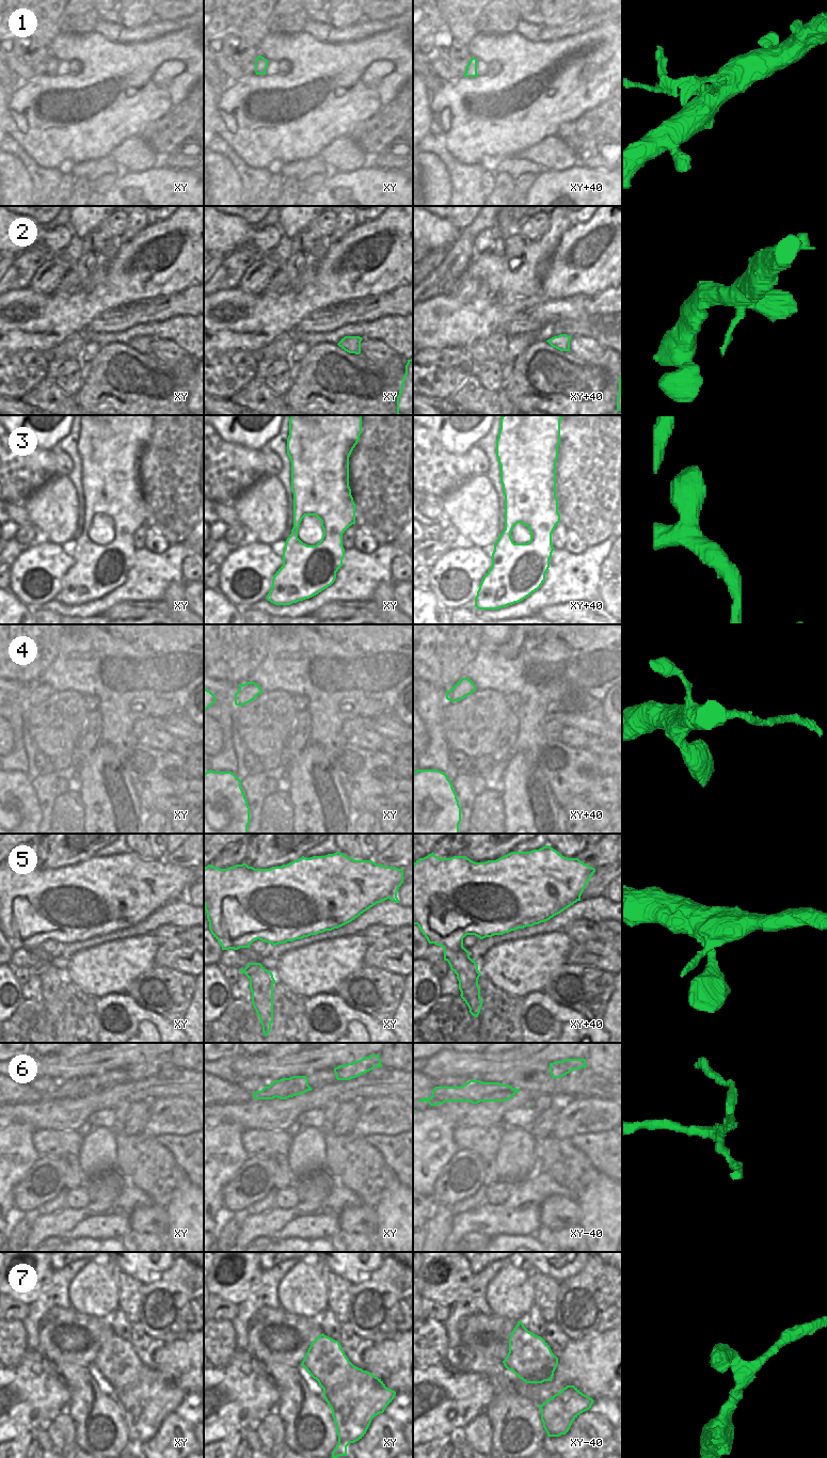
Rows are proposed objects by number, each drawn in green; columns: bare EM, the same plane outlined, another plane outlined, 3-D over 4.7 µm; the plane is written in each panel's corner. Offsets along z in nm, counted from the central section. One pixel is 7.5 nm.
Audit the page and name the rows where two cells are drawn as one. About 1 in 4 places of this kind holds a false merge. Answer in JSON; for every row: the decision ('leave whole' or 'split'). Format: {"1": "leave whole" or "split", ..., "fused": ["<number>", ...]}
{"1": "split", "2": "leave whole", "3": "leave whole", "4": "split", "5": "leave whole", "6": "split", "7": "leave whole", "fused": ["1", "4", "6"]}

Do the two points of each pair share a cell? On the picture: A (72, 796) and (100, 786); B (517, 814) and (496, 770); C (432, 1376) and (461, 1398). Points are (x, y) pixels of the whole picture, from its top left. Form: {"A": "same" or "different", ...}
{"A": "different", "B": "different", "C": "same"}

